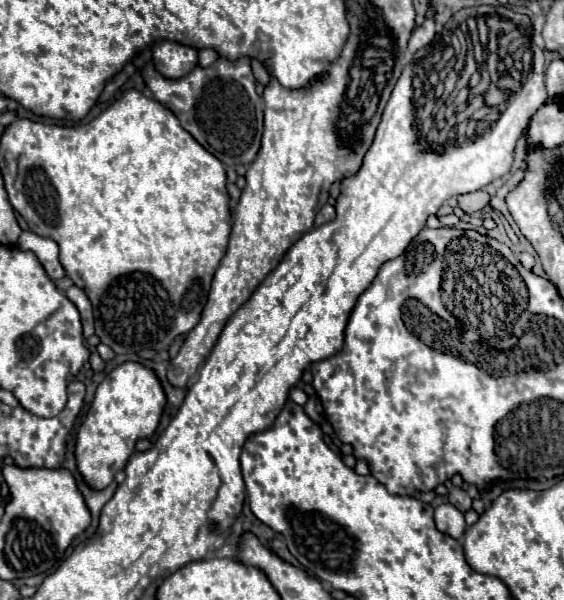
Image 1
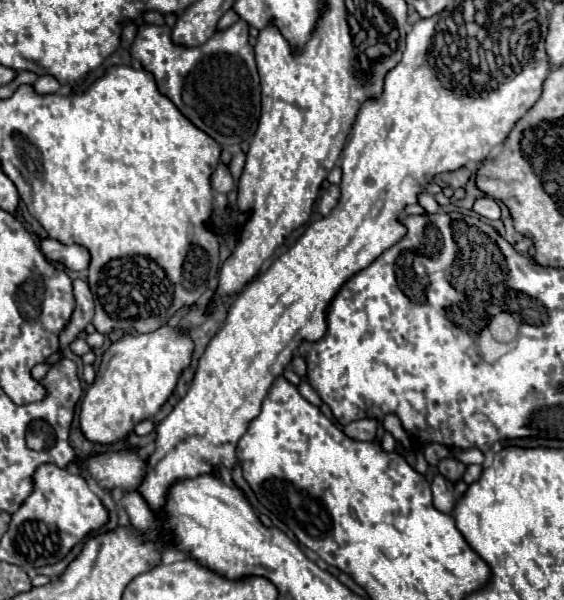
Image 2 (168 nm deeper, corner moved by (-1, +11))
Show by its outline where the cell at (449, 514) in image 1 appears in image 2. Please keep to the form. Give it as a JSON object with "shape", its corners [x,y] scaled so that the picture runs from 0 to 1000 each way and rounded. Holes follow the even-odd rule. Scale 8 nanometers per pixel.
{"shape":[[[773,790],[770,800],[766,800],[766,830],[770,830],[770,843],[773,843],[780,853],[791,853],[791,857],[801,853],[805,833],[809,833],[805,813],[801,813],[801,807],[798,807],[787,793],[780,793],[780,790]]]}

